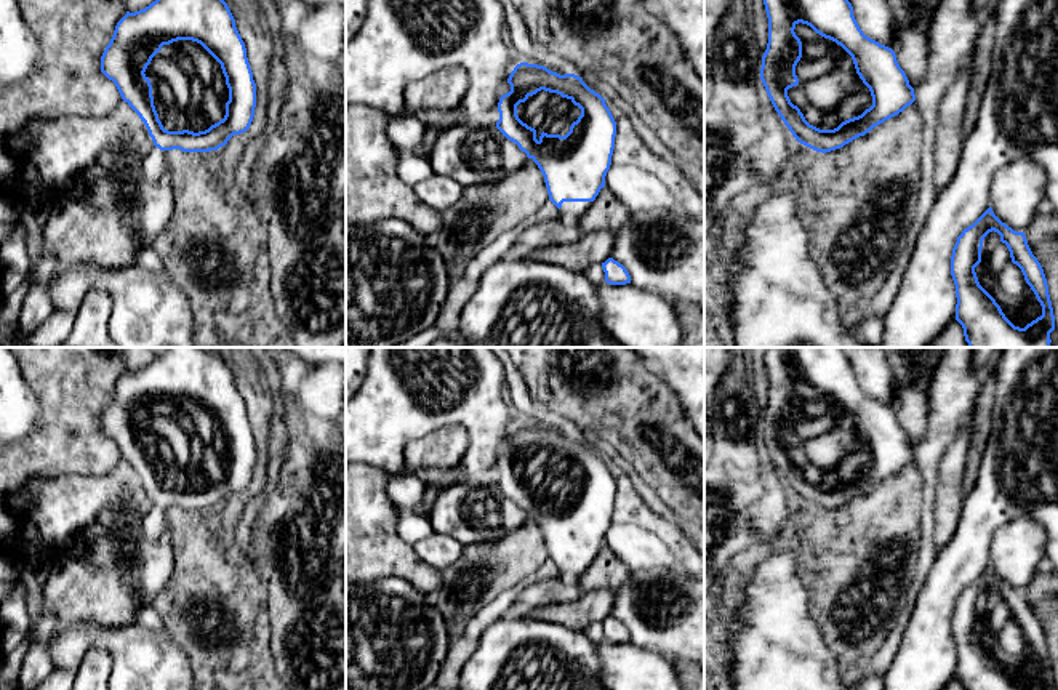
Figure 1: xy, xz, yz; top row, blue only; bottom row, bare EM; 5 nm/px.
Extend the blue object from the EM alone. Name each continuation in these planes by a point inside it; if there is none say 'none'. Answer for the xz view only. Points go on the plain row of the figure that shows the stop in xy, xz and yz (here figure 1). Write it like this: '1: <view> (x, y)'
1: xz (549, 471)
2: xz (570, 570)

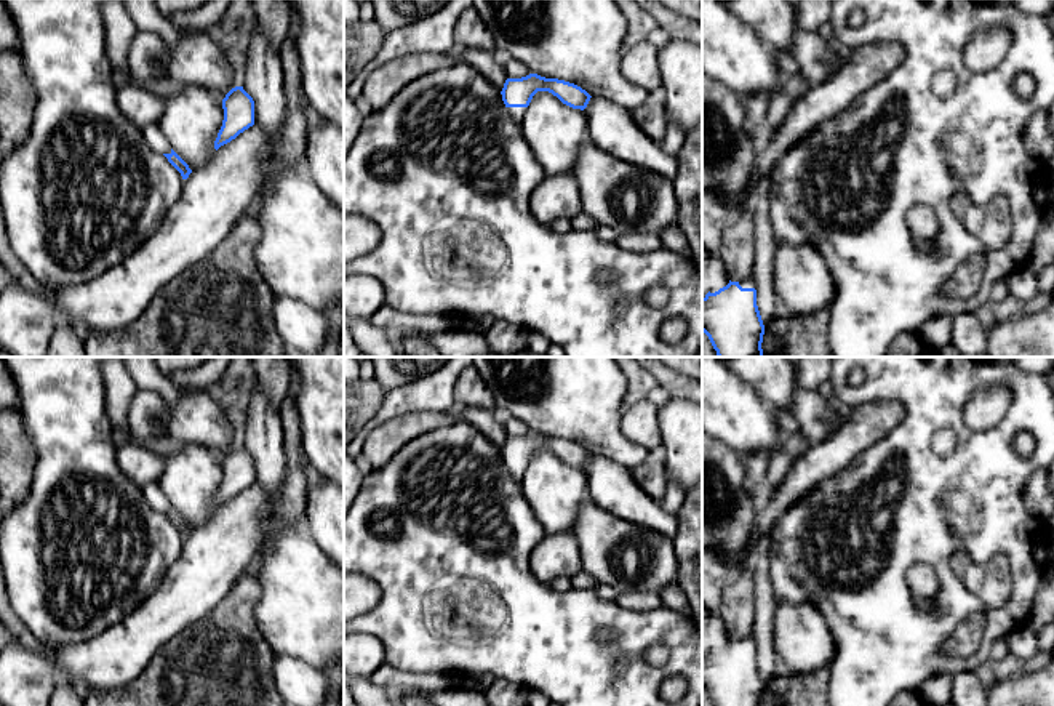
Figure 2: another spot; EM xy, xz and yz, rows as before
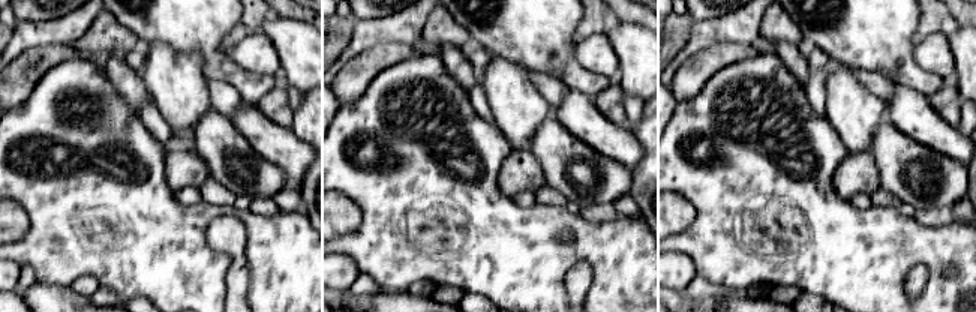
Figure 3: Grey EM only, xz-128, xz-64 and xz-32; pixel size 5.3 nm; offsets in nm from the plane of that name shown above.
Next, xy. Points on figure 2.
1: xy (154, 495)

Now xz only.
1: xz (515, 473)

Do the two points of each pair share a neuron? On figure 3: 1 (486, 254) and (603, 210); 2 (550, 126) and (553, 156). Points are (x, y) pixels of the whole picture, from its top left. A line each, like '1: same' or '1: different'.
1: different
2: same

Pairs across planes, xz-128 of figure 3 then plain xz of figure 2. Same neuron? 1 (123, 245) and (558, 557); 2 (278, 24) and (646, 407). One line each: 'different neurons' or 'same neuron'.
1: different neurons
2: different neurons

